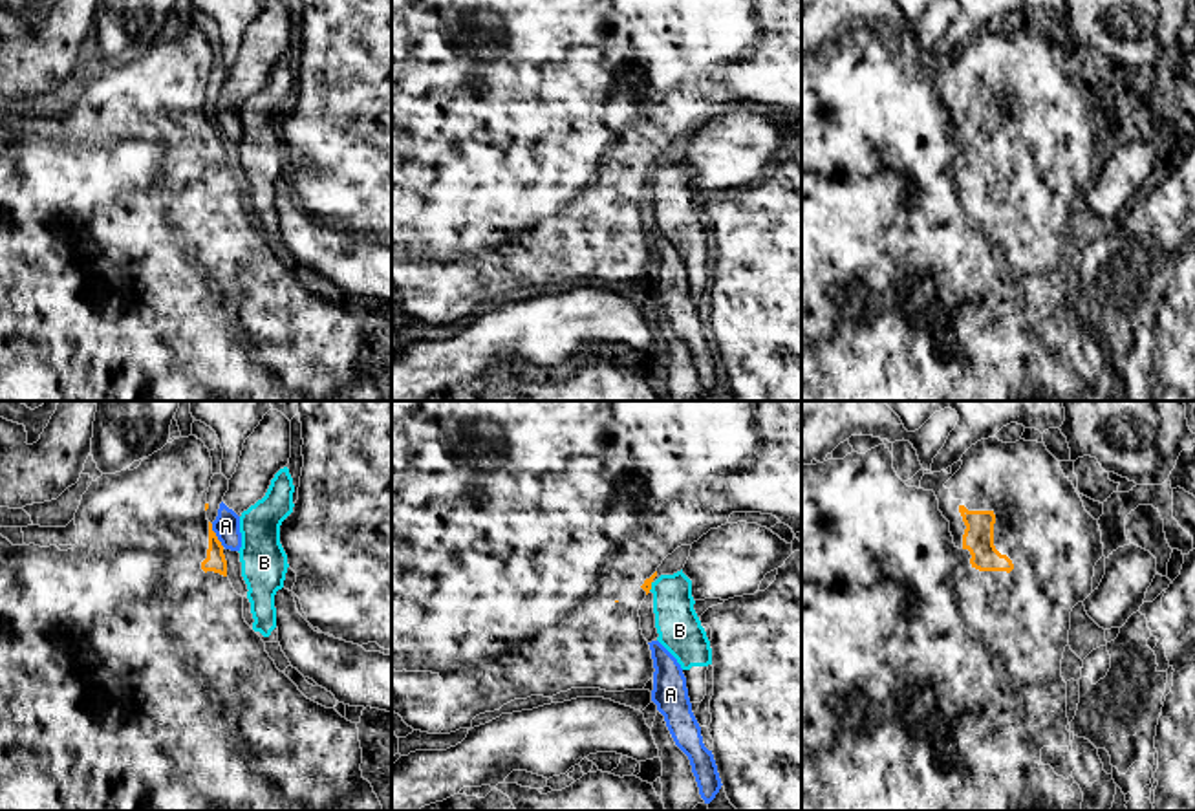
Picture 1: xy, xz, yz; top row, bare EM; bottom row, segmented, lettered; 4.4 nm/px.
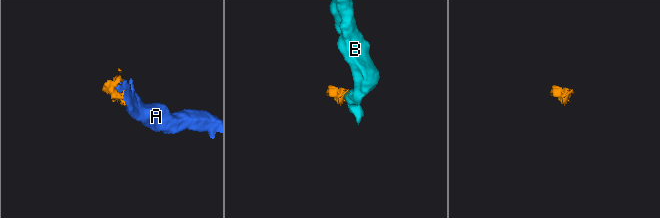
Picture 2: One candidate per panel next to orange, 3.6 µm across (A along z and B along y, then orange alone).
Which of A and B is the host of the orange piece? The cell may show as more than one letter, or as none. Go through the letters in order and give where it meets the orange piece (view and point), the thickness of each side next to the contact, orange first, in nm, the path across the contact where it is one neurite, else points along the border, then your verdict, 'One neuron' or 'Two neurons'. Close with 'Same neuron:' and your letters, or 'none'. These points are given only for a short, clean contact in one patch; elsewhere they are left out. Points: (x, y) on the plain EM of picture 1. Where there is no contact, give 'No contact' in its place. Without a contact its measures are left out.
A: Touches orange at xy (215, 125). Thickness 90 nm (orange) against 120 nm. Boundary: xy (211, 114), (211, 119), (224, 136). Two neurons
B: Touches orange at xz (650, 176). Thickness 50 nm (orange) against 190 nm. Boundary: xz (652, 171), (648, 180). Two neurons
Same neuron: none

